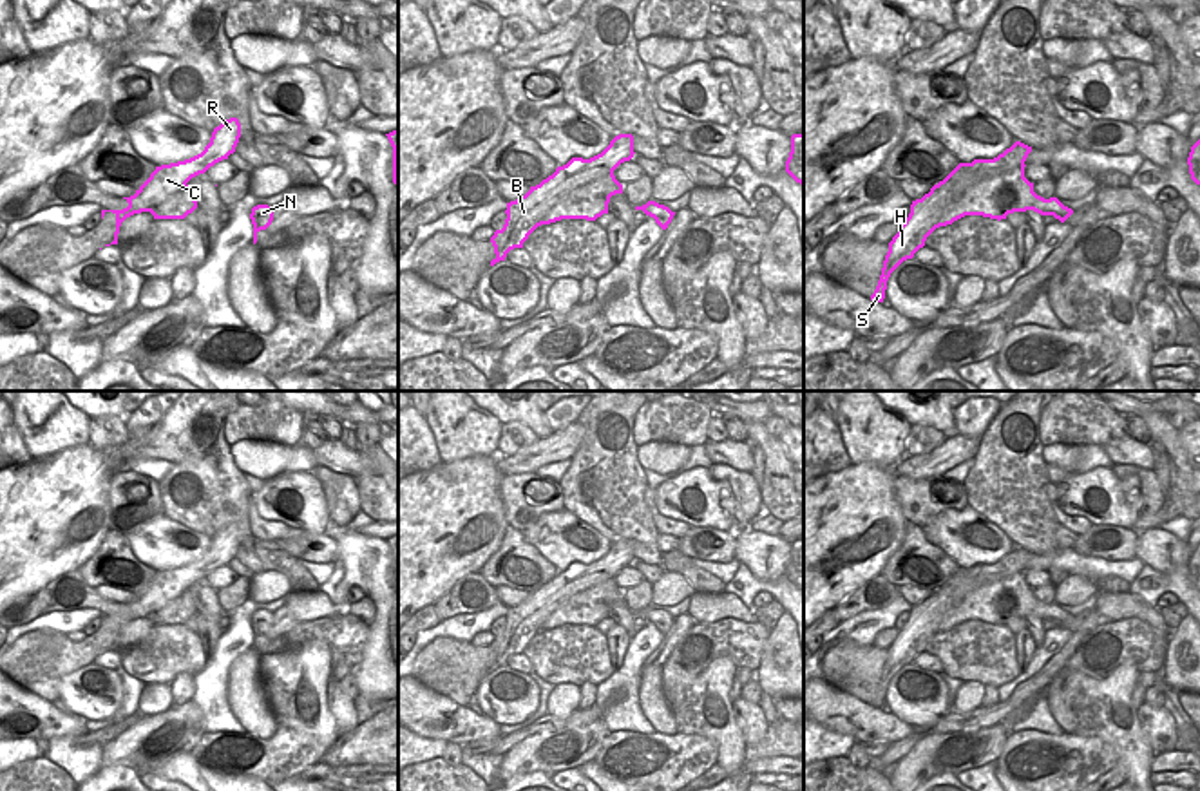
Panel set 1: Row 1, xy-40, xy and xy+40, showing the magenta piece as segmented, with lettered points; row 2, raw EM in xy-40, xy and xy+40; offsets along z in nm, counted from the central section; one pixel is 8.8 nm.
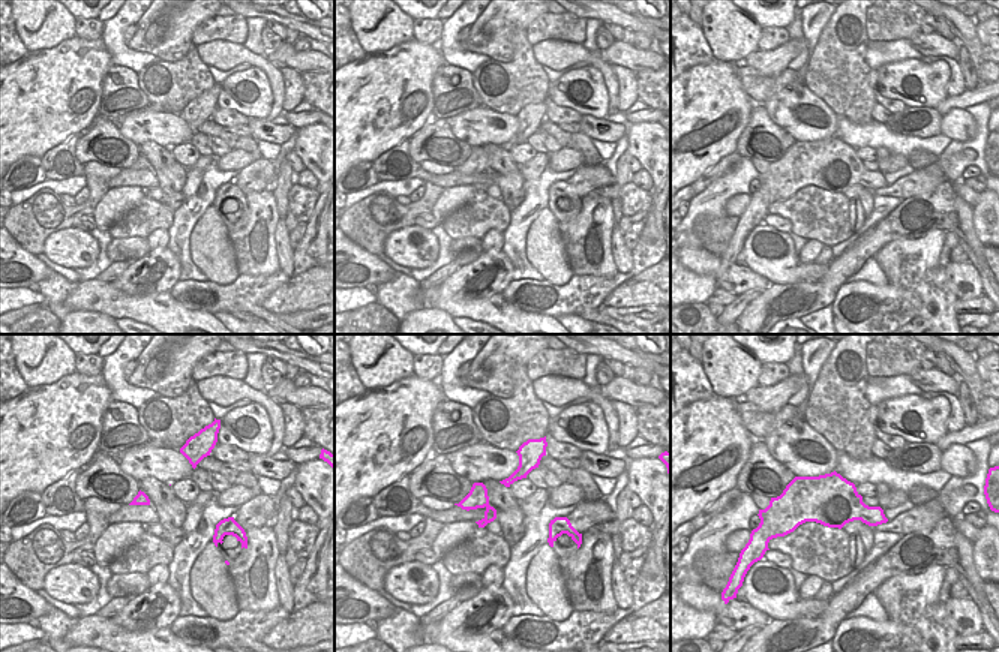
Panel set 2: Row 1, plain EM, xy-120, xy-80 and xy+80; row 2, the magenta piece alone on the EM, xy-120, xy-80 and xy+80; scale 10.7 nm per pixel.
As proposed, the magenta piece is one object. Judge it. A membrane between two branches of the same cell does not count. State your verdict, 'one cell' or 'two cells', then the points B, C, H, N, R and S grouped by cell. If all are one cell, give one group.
two cells; B C H R S / N

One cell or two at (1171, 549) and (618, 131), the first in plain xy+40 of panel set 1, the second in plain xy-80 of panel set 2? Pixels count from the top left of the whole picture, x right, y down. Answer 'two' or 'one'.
two

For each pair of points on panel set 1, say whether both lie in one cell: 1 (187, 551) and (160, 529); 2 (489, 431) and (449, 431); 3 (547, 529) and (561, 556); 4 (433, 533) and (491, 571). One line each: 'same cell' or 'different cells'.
1: same cell
2: same cell
3: same cell
4: different cells

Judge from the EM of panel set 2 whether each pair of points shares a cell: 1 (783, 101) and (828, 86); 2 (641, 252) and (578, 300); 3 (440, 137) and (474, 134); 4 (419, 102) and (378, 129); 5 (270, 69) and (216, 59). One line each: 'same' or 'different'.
1: different
2: same
3: different
4: same
5: same

